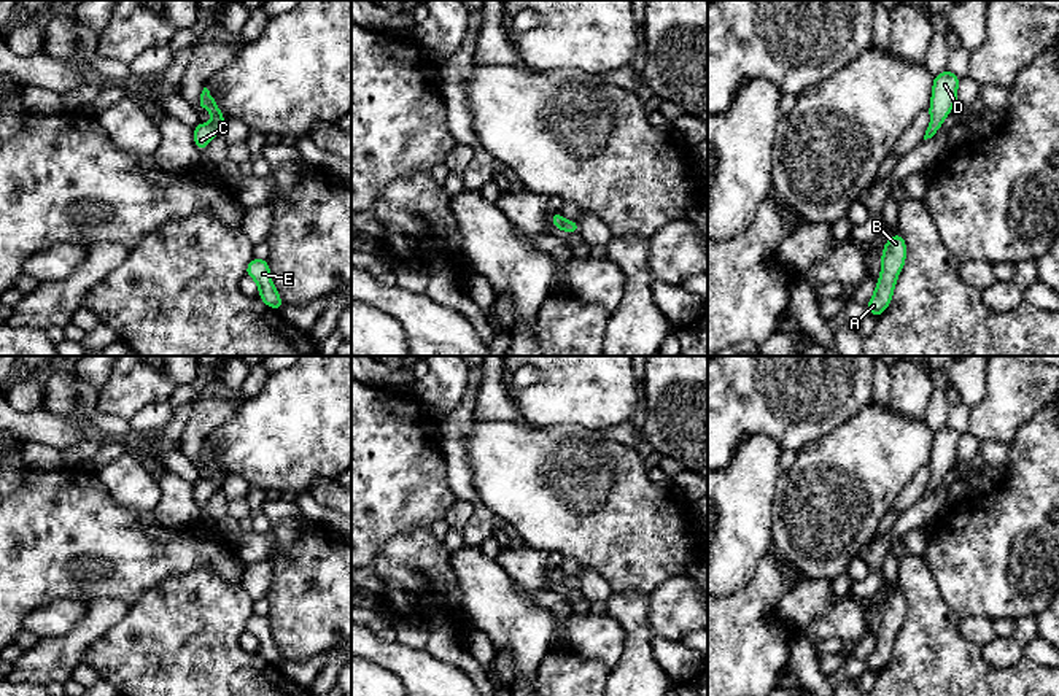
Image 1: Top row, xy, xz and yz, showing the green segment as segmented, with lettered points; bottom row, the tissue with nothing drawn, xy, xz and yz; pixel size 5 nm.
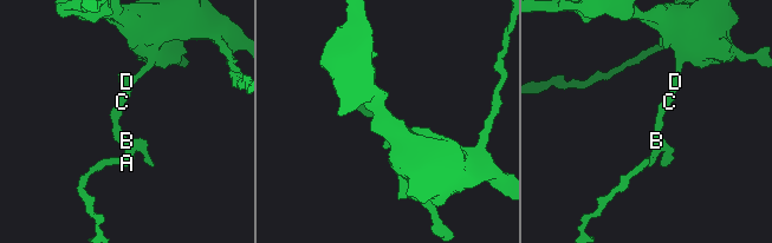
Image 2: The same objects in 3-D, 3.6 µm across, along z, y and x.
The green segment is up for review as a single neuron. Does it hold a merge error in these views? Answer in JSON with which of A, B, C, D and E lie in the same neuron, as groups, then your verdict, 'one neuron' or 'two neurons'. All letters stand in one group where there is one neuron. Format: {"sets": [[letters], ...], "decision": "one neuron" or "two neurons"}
{"sets": [["A", "B", "C", "D", "E"]], "decision": "one neuron"}

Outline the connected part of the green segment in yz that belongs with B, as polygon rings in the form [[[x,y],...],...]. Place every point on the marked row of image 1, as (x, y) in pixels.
[[[902,234],[892,235],[882,248],[881,275],[876,289],[867,304],[867,310],[873,316],[881,316],[889,307],[897,278],[906,261],[906,242]]]

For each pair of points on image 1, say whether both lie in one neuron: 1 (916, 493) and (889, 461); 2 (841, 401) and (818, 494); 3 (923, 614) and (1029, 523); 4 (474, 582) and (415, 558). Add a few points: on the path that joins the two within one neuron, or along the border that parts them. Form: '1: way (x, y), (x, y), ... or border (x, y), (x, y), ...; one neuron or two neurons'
1: border (927, 464), (902, 490), (891, 509); two neurons
2: border (864, 409), (802, 450); two neurons
3: border (926, 563), (943, 599), (961, 618); two neurons
4: border (449, 555), (461, 591), (463, 610); two neurons

